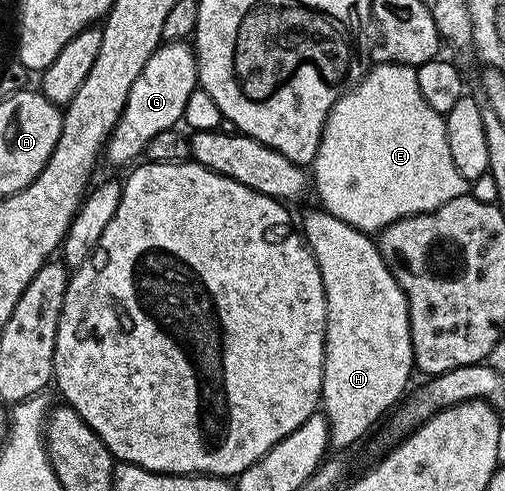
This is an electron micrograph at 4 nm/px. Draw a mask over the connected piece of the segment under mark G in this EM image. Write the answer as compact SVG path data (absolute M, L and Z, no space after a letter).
M186 42L159 45L148 64L144 64L144 72L136 76L132 92L128 92L124 112L118 117L118 123L106 143L105 161L110 161L114 166L122 166L125 162L133 163L141 159L145 155L146 145L152 139L160 136L160 132L175 129L182 122L184 104L188 104L188 96L192 96L196 89L199 89L198 60L194 57L193 49Z

